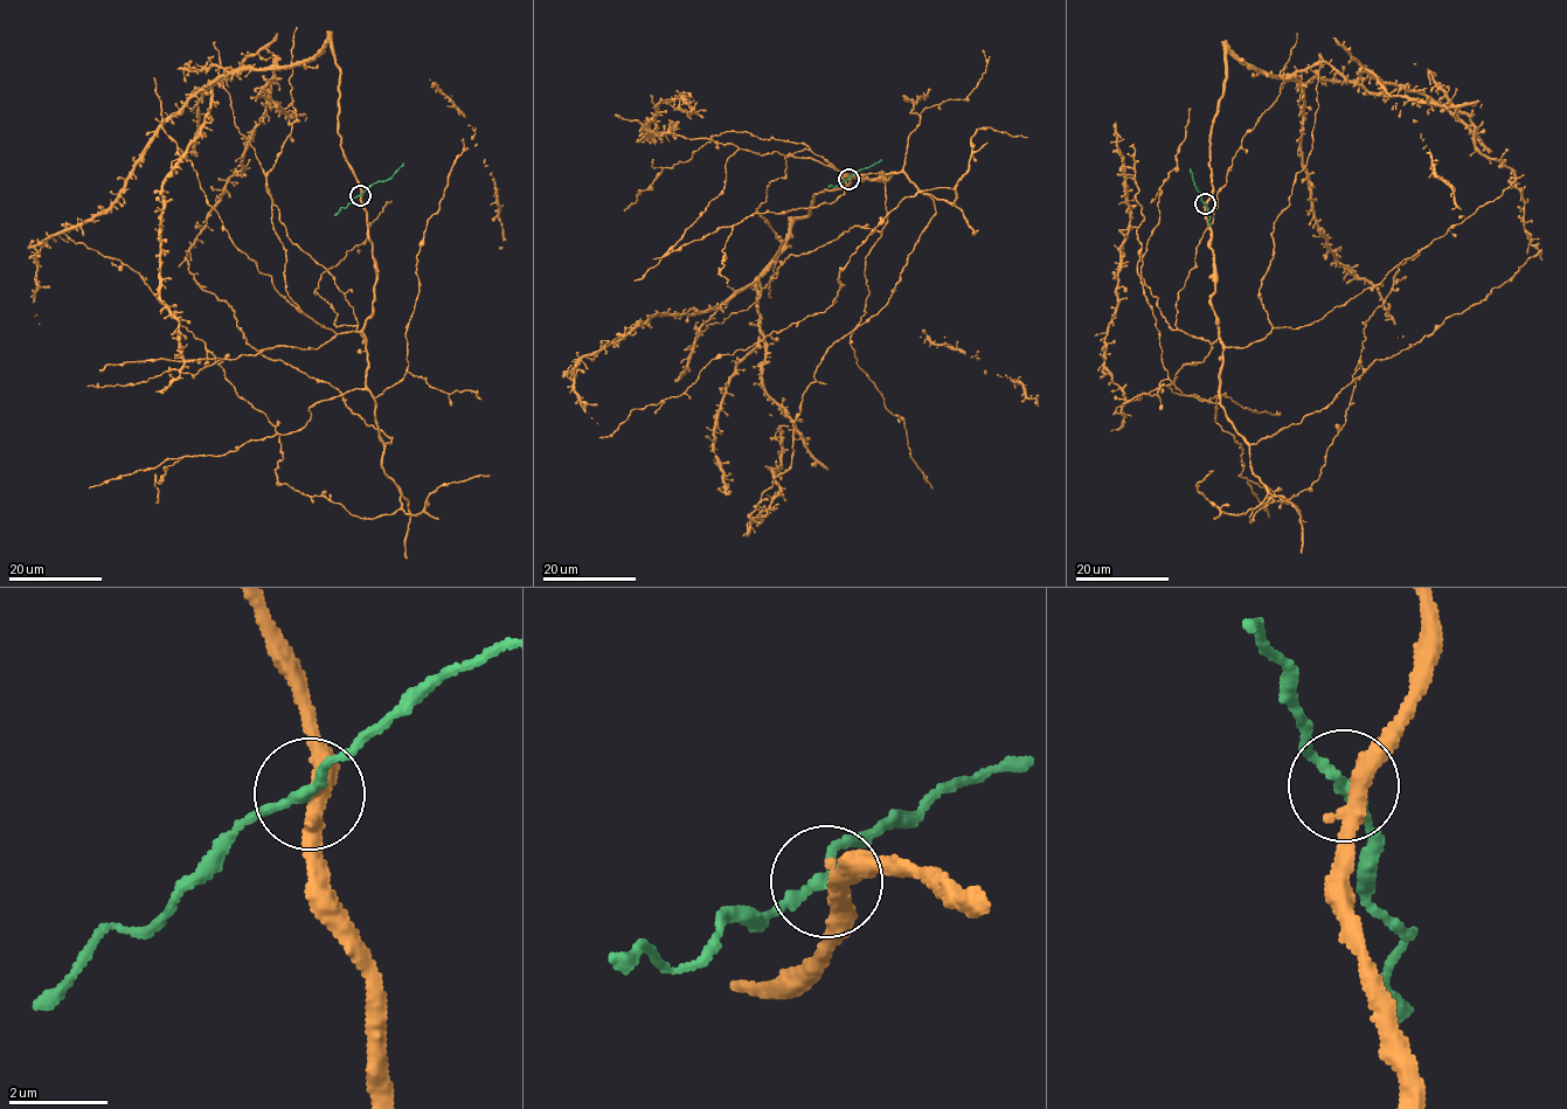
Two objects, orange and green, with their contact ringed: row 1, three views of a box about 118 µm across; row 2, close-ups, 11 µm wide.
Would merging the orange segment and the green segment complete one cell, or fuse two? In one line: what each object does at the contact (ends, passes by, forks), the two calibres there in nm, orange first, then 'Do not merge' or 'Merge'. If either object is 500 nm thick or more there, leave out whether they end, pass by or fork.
At the ring orange passes by. At the ring green passes by. Thickness 360 nm (orange) against 190 nm. Do not merge

